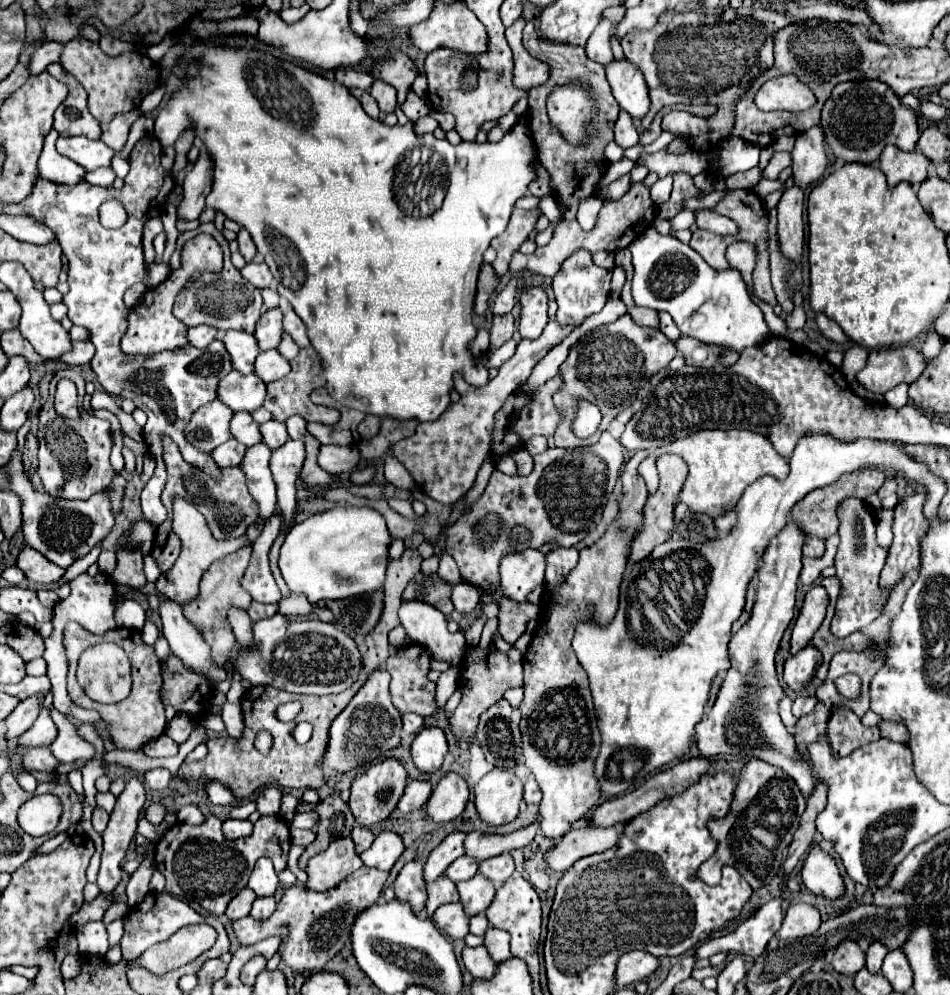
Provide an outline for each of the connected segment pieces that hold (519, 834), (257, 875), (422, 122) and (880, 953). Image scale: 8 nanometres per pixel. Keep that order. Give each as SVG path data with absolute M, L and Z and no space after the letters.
M535 822L523 830L517 830L513 834L507 834L507 836L489 836L489 834L481 834L481 832L471 832L471 834L467 834L467 838L463 842L465 854L475 858L477 862L481 862L481 860L499 856L503 852L511 852L511 850L527 846L535 838L537 830L539 830L539 822Z
M259 858L247 886L257 896L273 896L277 884L279 884L279 878L277 878L277 872L273 870L271 860L269 858Z
M430 115L420 118L415 124L417 124L415 130L417 130L419 134L433 132L439 126L438 122Z
M875 942L875 944L869 946L869 950L867 950L867 970L871 974L881 972L881 964L883 964L883 958L885 958L887 952L889 950L883 944L879 944L879 942Z

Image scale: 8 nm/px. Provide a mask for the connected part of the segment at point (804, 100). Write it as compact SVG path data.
M785 74L767 80L755 94L755 106L763 112L791 110L803 112L815 104L813 92L797 80L797 76Z

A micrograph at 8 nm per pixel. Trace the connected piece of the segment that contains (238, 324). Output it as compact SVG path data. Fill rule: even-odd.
M205 222L201 224L197 230L191 230L191 232L183 232L179 234L177 238L177 248L175 252L171 254L171 260L169 260L169 266L173 270L177 270L181 266L181 248L183 244L201 234L201 232L207 232L211 234L213 238L217 238L217 242L221 244L223 248L223 270L217 272L217 274L199 274L195 276L193 280L189 280L185 284L185 288L181 290L177 302L175 302L175 308L173 308L173 314L175 318L179 318L185 326L199 326L199 324L207 324L207 326L215 326L219 330L243 330L243 332L255 332L255 324L259 320L259 314L261 314L261 290L255 288L253 284L247 284L247 280L243 280L241 272L231 264L231 252L229 252L229 244L227 240L223 238L223 234L215 228L213 222Z

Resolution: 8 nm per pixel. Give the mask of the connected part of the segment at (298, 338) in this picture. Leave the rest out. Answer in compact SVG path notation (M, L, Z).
M283 306L283 328L293 336L297 346L309 346L309 338L307 338L307 328L303 324L303 320L293 312L291 306Z

